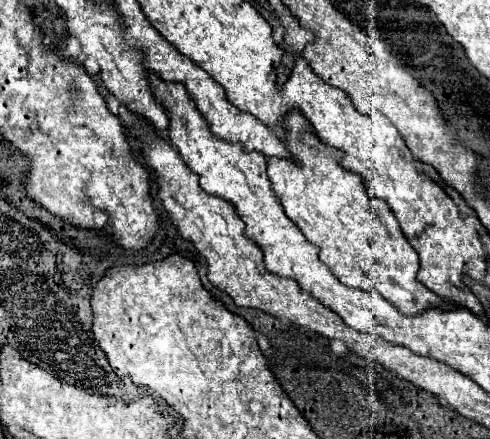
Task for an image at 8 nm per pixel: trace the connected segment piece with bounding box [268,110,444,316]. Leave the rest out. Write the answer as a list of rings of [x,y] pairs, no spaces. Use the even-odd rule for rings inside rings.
[[[288,112],[282,118],[284,144],[296,156],[296,164],[280,158],[268,160],[272,190],[282,200],[284,212],[302,230],[308,242],[318,246],[320,260],[346,286],[376,292],[392,302],[406,316],[416,316],[428,306],[444,300],[416,280],[418,254],[402,234],[394,212],[384,200],[368,196],[364,178],[344,170],[344,152],[316,138],[312,124],[300,112]]]

